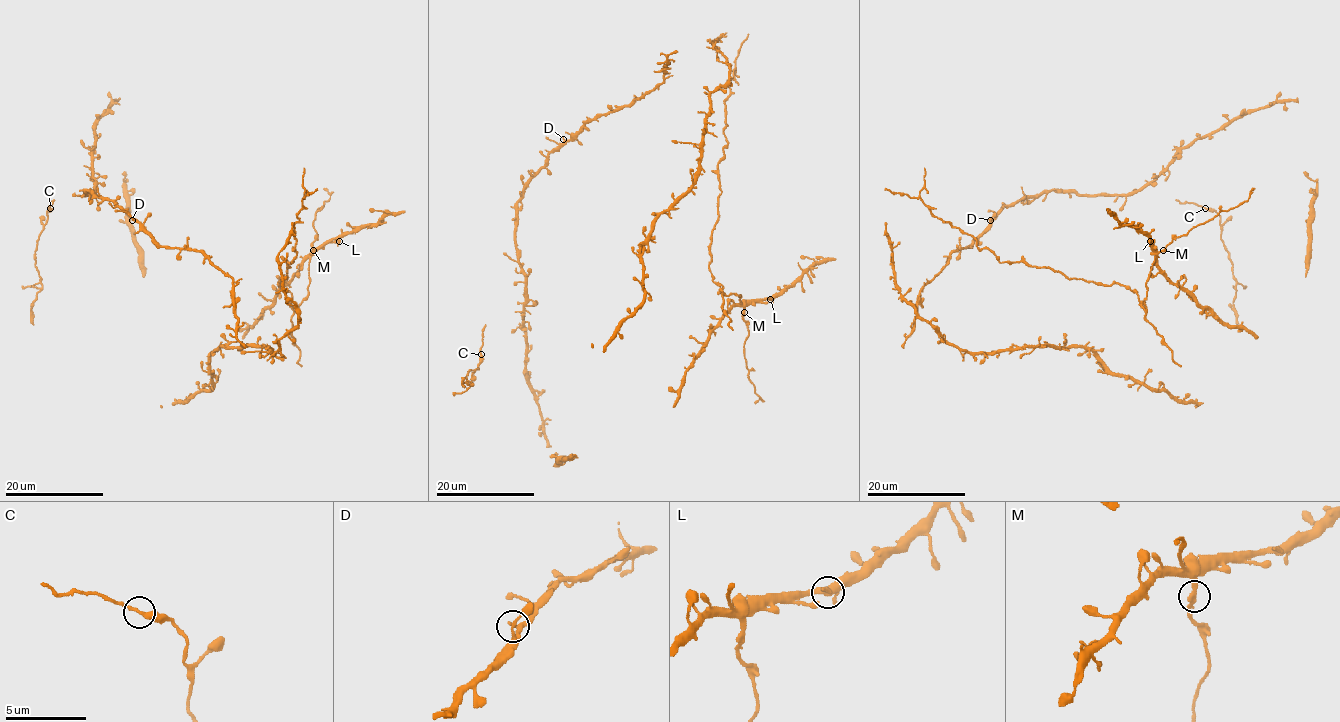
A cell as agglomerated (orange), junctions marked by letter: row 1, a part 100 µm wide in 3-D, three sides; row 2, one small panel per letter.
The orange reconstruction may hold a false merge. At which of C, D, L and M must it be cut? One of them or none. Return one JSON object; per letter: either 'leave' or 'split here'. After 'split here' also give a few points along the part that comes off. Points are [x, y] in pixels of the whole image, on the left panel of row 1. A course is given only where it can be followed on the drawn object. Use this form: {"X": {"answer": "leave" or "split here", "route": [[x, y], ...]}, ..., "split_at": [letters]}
{"C": {"answer": "leave"}, "D": {"answer": "leave"}, "L": {"answer": "leave"}, "M": {"answer": "leave"}, "split_at": []}

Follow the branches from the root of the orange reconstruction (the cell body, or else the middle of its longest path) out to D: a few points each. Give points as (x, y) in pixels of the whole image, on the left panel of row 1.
D: (234, 295), (233, 280), (201, 252), (162, 247), (132, 220)

